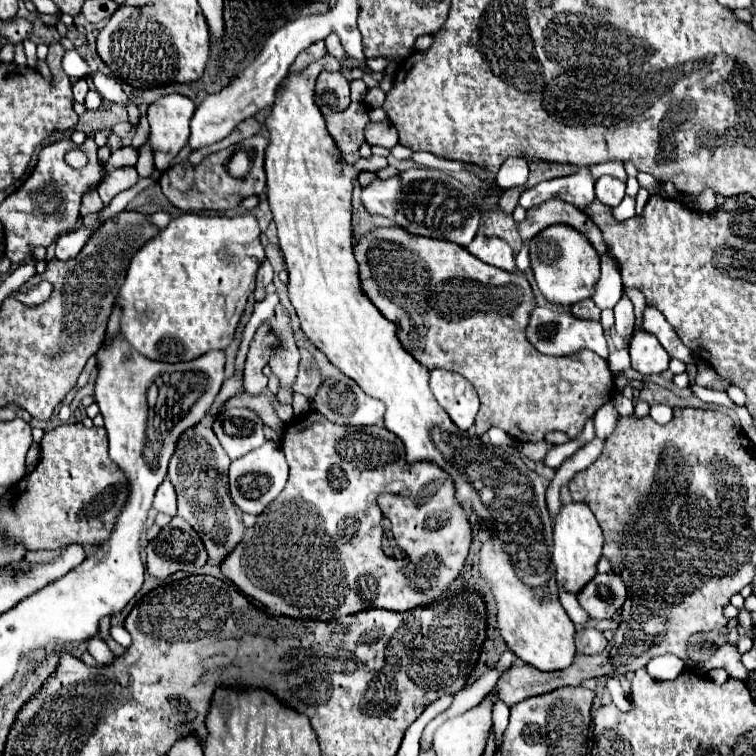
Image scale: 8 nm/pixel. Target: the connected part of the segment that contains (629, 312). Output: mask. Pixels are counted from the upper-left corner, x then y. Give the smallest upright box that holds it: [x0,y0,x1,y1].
[613,295,635,341]

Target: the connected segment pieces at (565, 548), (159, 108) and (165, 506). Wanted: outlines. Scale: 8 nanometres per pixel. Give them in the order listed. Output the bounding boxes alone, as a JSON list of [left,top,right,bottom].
[[553,501,603,593],[147,93,197,171],[153,479,177,515]]

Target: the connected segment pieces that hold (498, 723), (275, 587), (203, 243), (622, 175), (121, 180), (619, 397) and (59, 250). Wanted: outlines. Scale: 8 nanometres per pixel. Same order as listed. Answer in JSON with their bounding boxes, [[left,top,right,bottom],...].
[[493,701,509,745],[221,411,471,621],[117,215,265,363],[591,161,627,181],[97,167,139,207],[611,392,634,416],[55,227,97,259]]

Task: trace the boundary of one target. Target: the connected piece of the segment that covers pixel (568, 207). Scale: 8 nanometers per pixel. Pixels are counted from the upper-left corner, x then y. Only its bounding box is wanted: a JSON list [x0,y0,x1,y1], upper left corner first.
[519,199,605,255]

